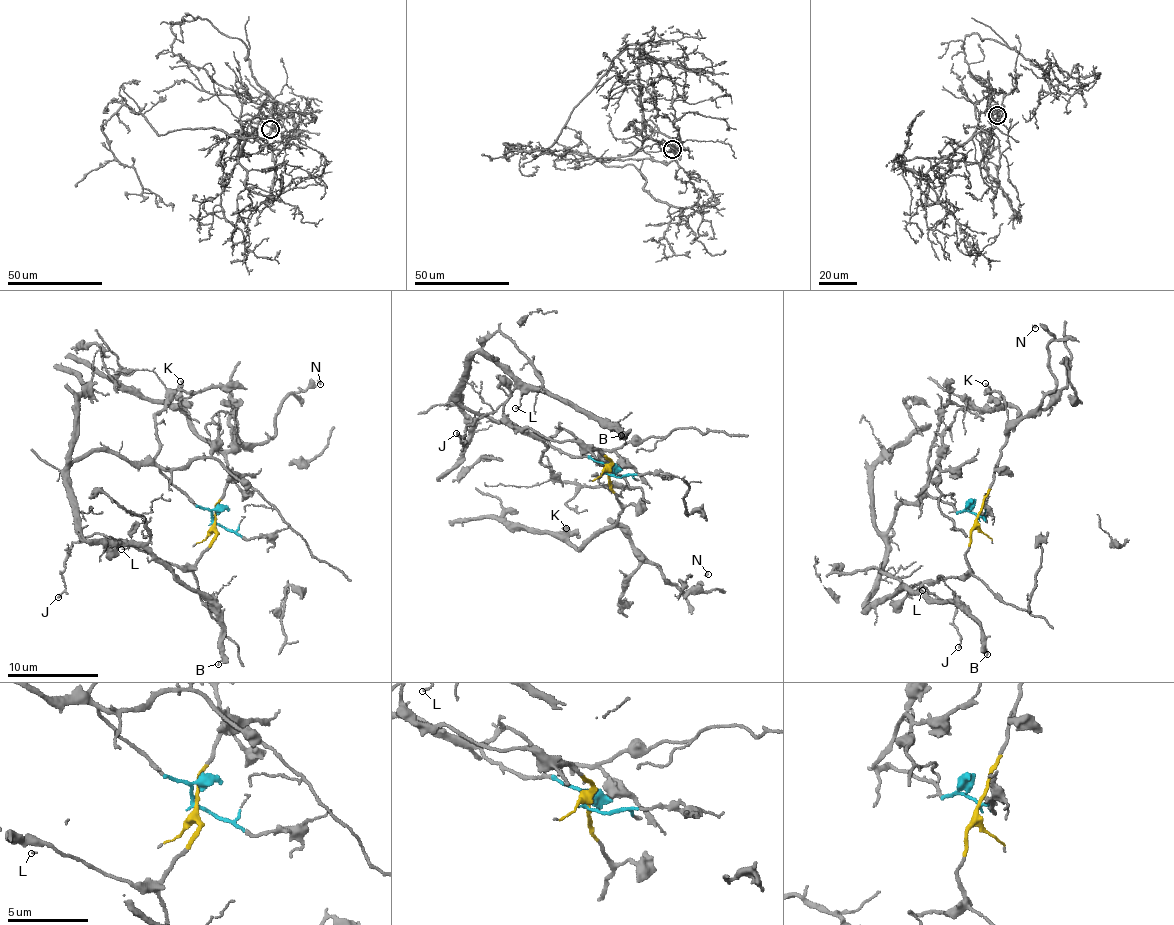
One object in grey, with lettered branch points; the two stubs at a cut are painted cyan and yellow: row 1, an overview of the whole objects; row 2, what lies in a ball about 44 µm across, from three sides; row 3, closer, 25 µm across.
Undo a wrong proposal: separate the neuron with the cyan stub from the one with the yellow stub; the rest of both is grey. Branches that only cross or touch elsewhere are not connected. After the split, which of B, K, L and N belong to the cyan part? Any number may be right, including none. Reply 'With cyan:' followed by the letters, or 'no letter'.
With cyan: B, L

